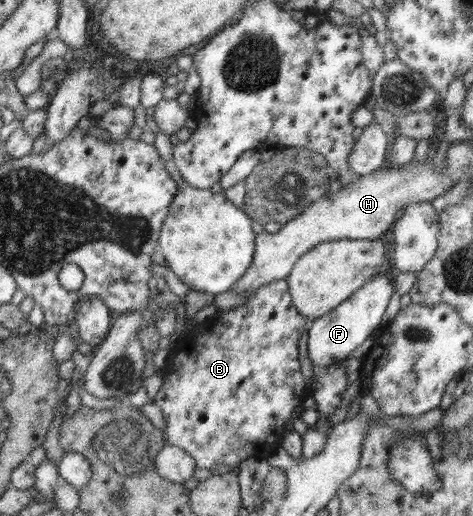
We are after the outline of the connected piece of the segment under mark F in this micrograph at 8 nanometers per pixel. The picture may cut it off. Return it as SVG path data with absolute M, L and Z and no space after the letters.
M382 270L331 312L313 320L308 331L308 357L316 369L344 360L365 339L371 338L371 334L381 324L393 294L392 282L389 274Z

